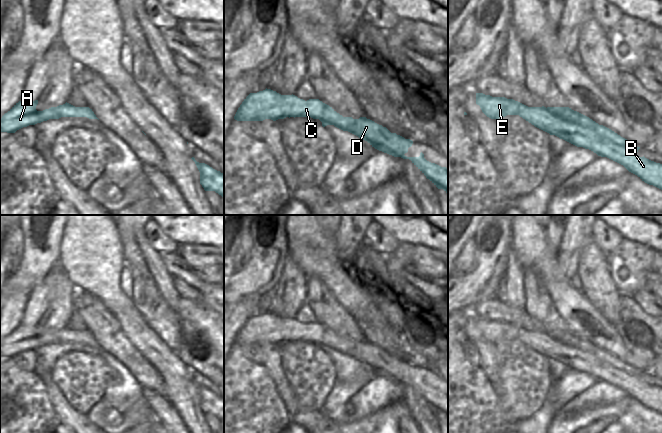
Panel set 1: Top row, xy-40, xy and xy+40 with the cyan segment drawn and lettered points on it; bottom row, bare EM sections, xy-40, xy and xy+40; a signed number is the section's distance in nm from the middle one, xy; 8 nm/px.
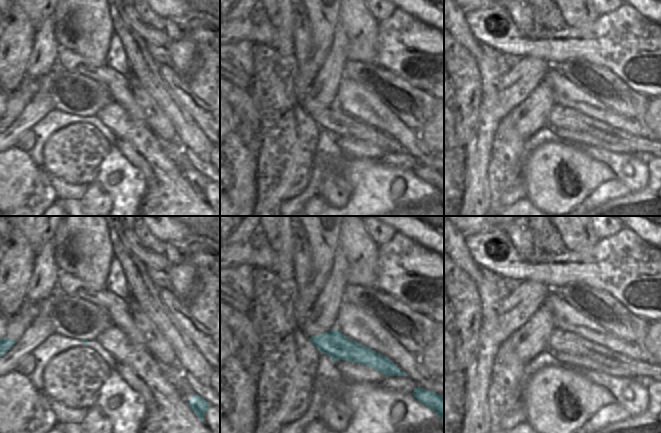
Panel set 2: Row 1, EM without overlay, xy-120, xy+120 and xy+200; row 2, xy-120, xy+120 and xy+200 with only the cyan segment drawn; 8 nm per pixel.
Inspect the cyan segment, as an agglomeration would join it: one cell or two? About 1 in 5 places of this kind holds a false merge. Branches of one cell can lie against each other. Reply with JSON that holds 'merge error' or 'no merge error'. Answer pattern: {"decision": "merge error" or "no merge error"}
{"decision": "no merge error"}

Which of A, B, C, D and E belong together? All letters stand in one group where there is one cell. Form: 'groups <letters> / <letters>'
groups A B C D E

